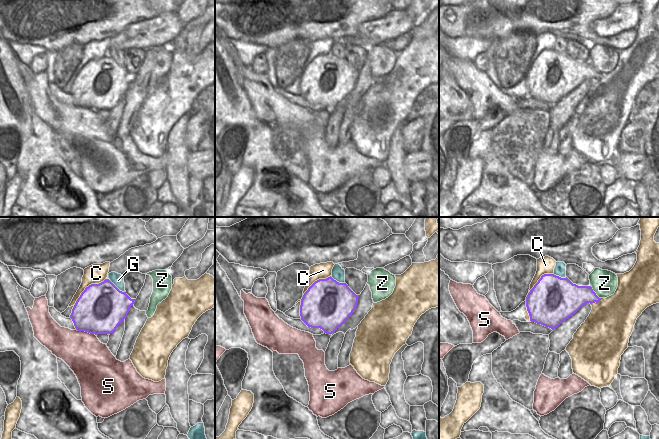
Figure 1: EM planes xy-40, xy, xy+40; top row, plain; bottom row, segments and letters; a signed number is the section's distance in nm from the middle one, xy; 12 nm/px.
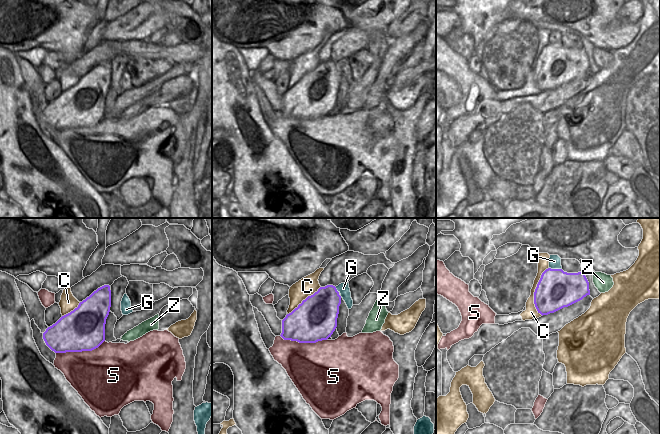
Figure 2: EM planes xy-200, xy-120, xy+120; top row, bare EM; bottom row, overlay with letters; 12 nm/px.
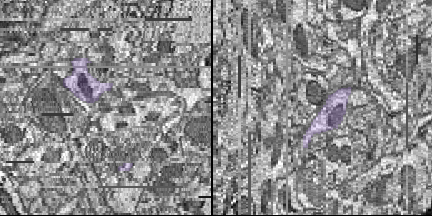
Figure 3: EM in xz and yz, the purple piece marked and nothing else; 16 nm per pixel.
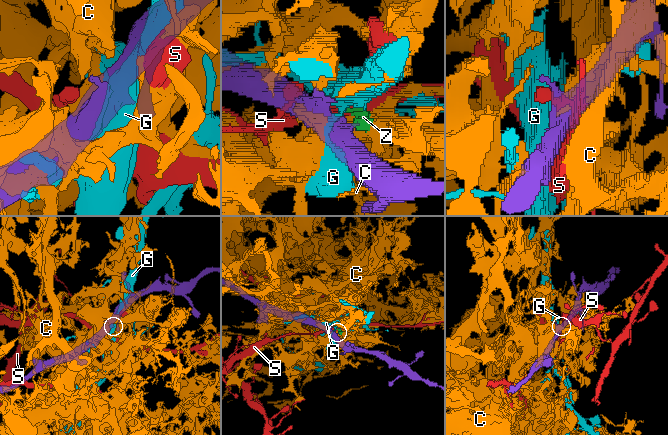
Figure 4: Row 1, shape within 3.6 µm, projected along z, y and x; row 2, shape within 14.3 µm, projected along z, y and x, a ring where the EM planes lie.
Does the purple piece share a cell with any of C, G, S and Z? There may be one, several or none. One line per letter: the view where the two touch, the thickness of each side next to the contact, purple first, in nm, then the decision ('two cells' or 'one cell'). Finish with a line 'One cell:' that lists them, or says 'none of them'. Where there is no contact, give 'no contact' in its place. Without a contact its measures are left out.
C: contact in xy-40; calibres 480 and 240 nm; two cells
G: contact in xy-40; calibres 500 and 150 nm; two cells
S: contact in xy-40; calibres 500 and 480 nm; two cells
Z: contact in xy+40; calibres 280 and 320 nm; two cells
One cell: none of them

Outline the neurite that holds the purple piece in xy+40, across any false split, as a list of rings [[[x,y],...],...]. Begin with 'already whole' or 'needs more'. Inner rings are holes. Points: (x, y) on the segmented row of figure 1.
already whole; [[[544,274],[526,297],[530,321],[557,328],[587,303],[601,300],[591,286],[578,286],[567,277]]]

